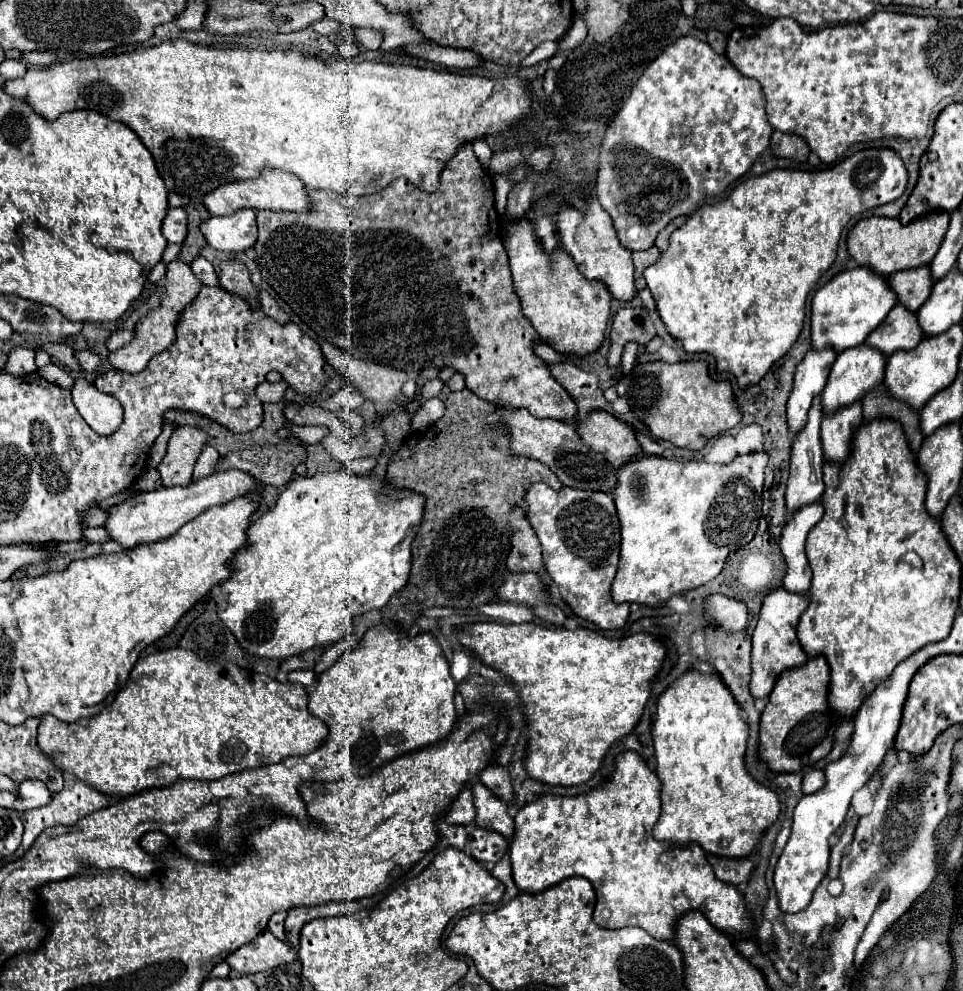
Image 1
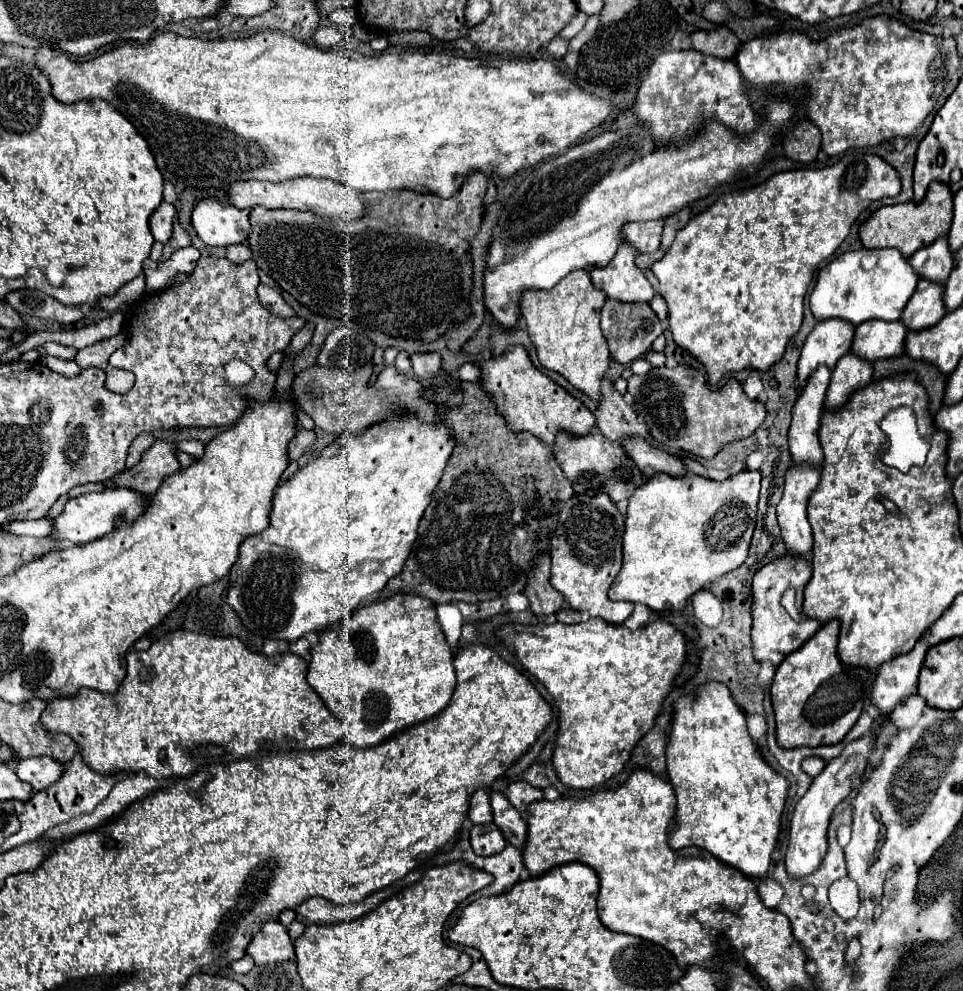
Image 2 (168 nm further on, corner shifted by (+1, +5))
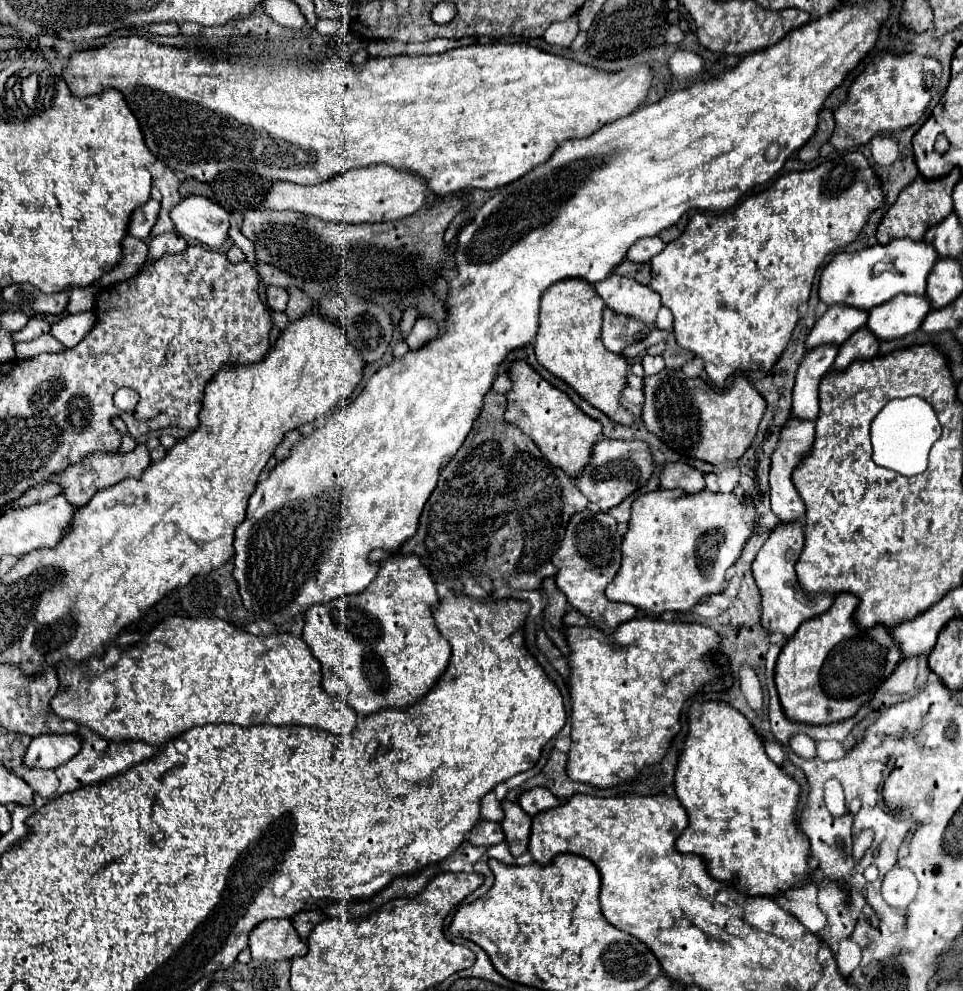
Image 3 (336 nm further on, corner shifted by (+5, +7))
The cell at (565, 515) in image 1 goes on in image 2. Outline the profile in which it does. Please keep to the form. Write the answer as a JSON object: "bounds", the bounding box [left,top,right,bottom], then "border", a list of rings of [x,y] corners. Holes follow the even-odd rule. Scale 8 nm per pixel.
{"bounds":[551,496,631,624],"border":[[[573,496],[567,504],[559,506],[559,524],[555,536],[551,540],[551,584],[565,596],[571,608],[579,612],[589,612],[589,616],[599,616],[611,624],[623,624],[631,612],[631,602],[613,602],[607,596],[609,586],[613,584],[619,568],[621,568],[621,542],[625,530],[625,518],[621,516],[619,508],[611,502],[609,496]]]}

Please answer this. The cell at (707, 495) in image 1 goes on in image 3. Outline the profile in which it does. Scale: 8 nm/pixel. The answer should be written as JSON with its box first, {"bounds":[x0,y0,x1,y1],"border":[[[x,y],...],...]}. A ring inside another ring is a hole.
{"bounds":[605,490,755,614],"border":[[[653,490],[637,496],[631,506],[631,520],[621,544],[621,568],[605,594],[611,602],[633,604],[647,614],[663,612],[687,612],[703,596],[721,592],[725,584],[725,572],[739,558],[743,546],[753,534],[755,504],[749,498],[737,500],[735,494],[715,494],[703,490],[703,494],[687,494],[683,490]]]}

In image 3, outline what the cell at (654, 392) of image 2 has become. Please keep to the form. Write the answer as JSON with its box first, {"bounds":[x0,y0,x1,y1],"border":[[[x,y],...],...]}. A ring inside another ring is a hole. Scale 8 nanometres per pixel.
{"bounds":[643,368,767,466],"border":[[[665,368],[655,376],[643,378],[643,392],[645,428],[677,454],[715,466],[727,460],[739,460],[745,454],[767,408],[763,396],[743,376],[737,376],[725,392],[717,392],[701,378],[687,378],[681,370]]]}

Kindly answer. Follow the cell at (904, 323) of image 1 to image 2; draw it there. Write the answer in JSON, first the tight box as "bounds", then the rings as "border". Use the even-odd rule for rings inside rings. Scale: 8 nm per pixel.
{"bounds":[901,278,947,330],"border":[[[921,278],[915,296],[911,296],[907,308],[903,310],[901,320],[905,322],[905,326],[909,330],[923,330],[939,322],[947,314],[943,292],[945,292],[943,284]]]}

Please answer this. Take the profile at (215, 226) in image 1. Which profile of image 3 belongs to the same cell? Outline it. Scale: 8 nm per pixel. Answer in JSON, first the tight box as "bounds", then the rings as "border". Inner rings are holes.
{"bounds":[171,196,231,248],"border":[[[205,196],[183,198],[173,210],[171,220],[181,236],[199,240],[209,248],[221,248],[229,238],[231,214]]]}

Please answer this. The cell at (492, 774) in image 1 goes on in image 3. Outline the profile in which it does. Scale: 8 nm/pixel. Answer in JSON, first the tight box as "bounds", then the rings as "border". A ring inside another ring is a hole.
{"bounds":[517,788,559,816],"border":[[[531,788],[531,790],[523,792],[517,802],[529,816],[535,816],[543,810],[549,810],[549,808],[557,806],[559,798],[555,798],[547,788]]]}

